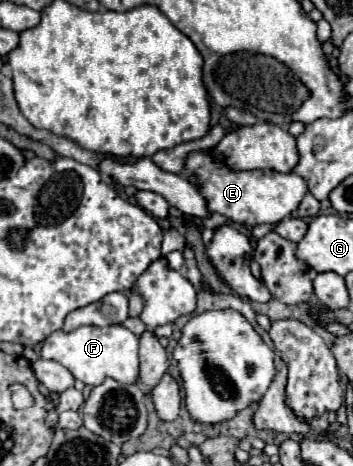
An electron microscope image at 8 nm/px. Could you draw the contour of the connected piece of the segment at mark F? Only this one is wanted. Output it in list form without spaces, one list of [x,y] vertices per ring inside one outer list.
[[[122,325],[78,327],[68,333],[54,331],[42,341],[40,357],[64,365],[74,375],[74,379],[80,379],[90,387],[104,381],[104,377],[112,377],[124,383],[134,383],[138,377],[138,339]]]

